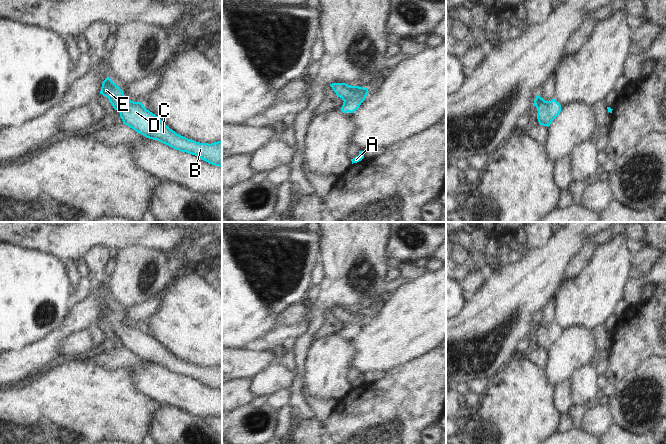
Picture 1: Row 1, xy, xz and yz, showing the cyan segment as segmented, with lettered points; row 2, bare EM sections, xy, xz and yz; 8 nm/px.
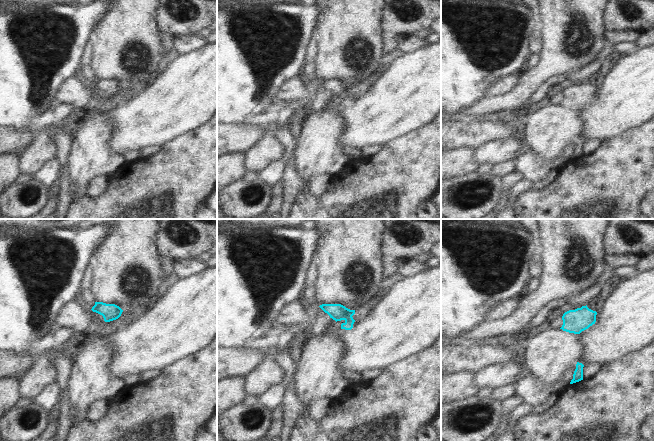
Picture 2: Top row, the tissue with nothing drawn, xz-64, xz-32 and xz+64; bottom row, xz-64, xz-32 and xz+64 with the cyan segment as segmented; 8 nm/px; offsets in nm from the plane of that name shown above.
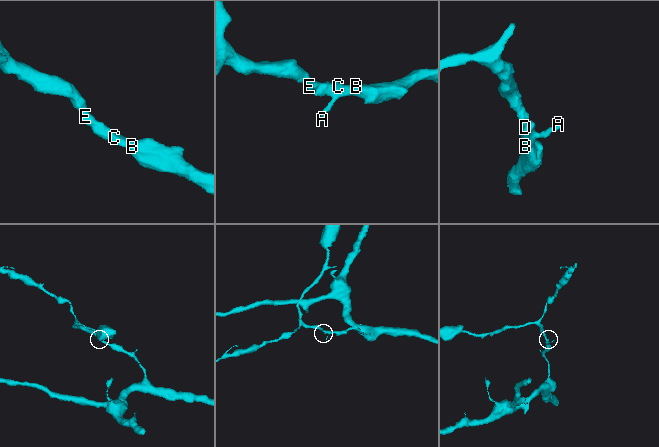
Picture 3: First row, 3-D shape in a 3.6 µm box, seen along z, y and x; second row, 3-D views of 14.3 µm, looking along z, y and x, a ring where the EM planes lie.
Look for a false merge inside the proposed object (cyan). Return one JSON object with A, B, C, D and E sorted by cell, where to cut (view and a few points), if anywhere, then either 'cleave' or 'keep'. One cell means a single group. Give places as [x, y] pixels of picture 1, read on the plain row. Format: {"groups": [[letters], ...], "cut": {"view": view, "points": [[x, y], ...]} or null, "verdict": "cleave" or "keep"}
{"groups": [["A", "B", "C", "D", "E"]], "cut": null, "verdict": "keep"}

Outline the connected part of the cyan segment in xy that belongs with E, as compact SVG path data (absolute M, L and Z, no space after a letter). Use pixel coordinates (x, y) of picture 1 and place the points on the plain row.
M109 301L103 305L100 318L107 321L113 332L120 337L123 348L146 362L157 364L175 374L195 379L209 388L222 391L222 365L211 368L199 367L177 358L141 326L128 324L120 311Z

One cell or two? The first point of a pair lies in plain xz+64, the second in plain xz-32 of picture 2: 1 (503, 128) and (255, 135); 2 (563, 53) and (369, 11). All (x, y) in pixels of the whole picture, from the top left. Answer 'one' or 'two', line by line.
1: one
2: one

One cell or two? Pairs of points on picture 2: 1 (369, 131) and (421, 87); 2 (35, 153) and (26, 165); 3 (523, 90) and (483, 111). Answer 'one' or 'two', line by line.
1: one
2: one
3: one

